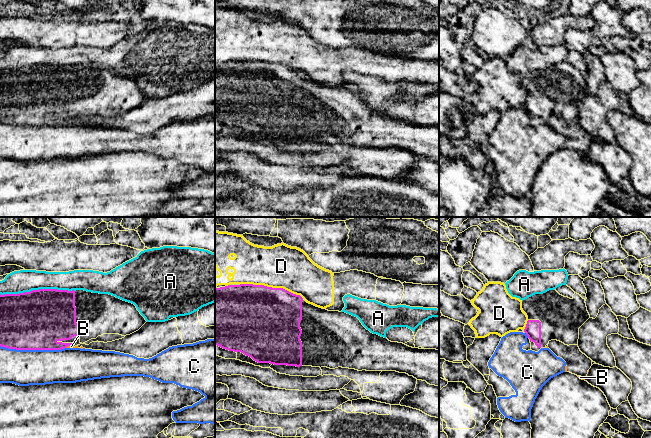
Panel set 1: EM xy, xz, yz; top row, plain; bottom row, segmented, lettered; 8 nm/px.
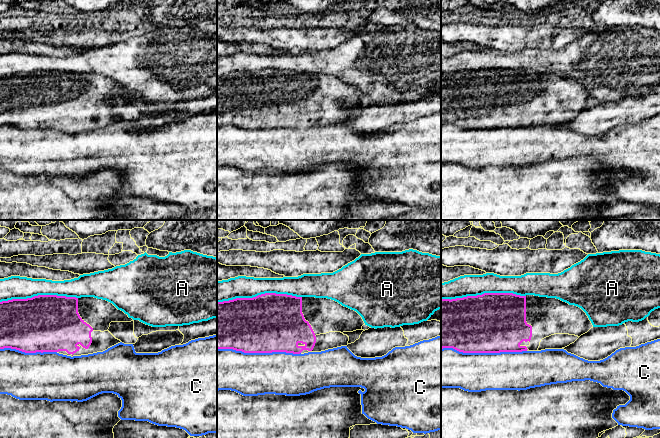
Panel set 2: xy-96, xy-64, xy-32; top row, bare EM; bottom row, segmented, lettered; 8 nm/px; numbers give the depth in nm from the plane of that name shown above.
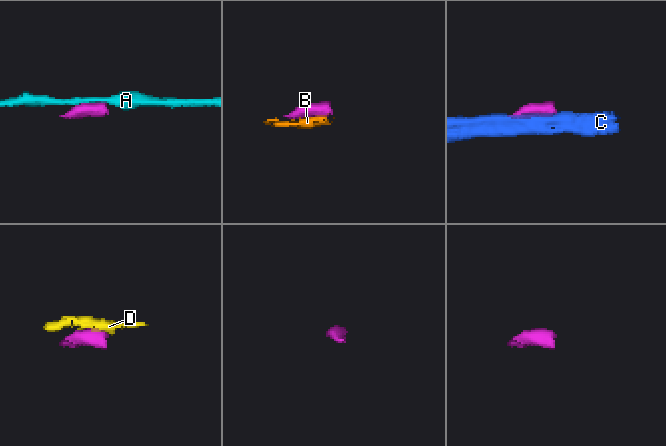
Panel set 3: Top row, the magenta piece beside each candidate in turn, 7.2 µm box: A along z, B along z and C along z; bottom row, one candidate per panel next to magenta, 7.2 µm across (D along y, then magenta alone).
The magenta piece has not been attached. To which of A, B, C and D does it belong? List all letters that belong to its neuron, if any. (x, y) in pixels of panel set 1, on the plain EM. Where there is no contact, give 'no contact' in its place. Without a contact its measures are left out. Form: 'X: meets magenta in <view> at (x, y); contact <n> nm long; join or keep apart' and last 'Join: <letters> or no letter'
A: meets magenta in xy at (37, 66); contact 600 nm long; keep apart
B: meets magenta in xy at (68, 121); contact 70 nm long; keep apart
C: meets magenta in xy at (33, 125); contact 550 nm long; keep apart
D: meets magenta in xz at (271, 63); contact 550 nm long; keep apart
Join: no letter

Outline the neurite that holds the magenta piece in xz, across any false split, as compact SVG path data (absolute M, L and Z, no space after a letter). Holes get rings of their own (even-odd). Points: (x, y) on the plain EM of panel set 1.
M240 60L215 64L215 121L241 128L258 139L287 142L312 142L358 147L396 147L439 162L439 126L412 124L371 109L360 96L339 87L328 87L307 79L300 71L283 64Z

